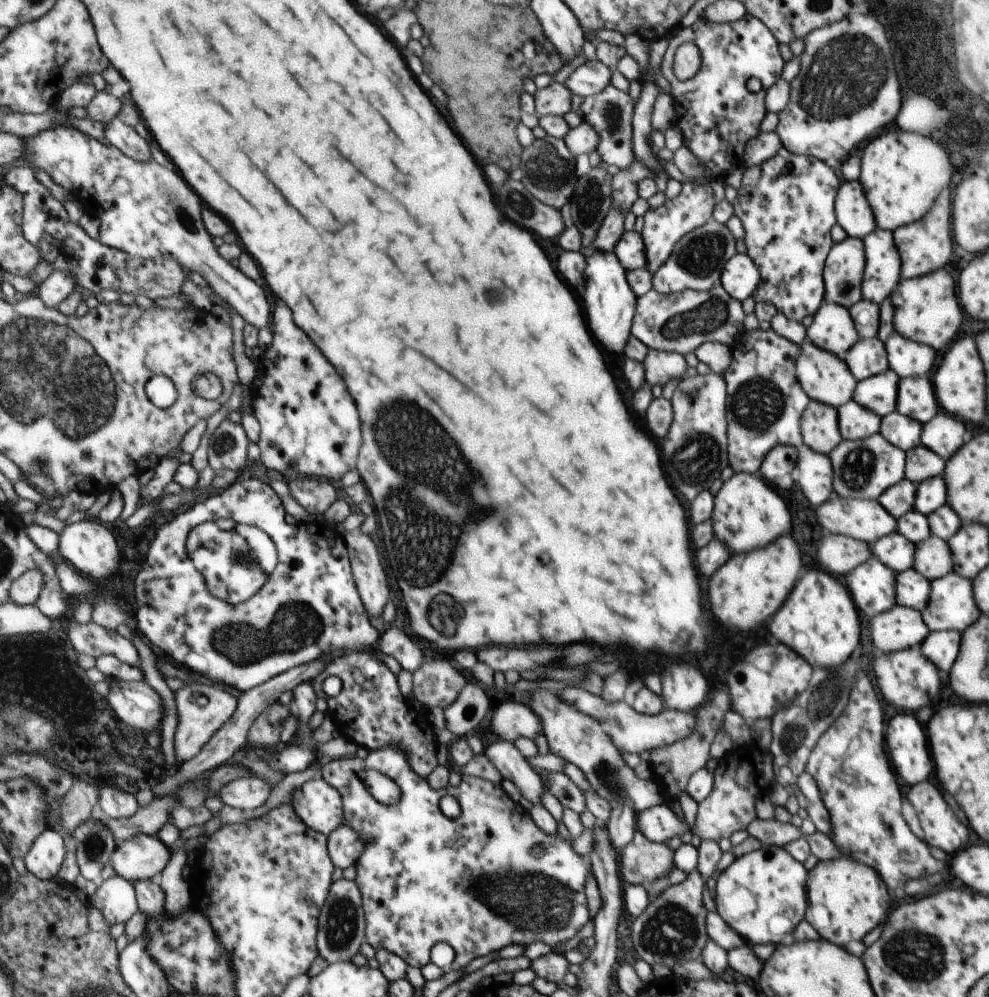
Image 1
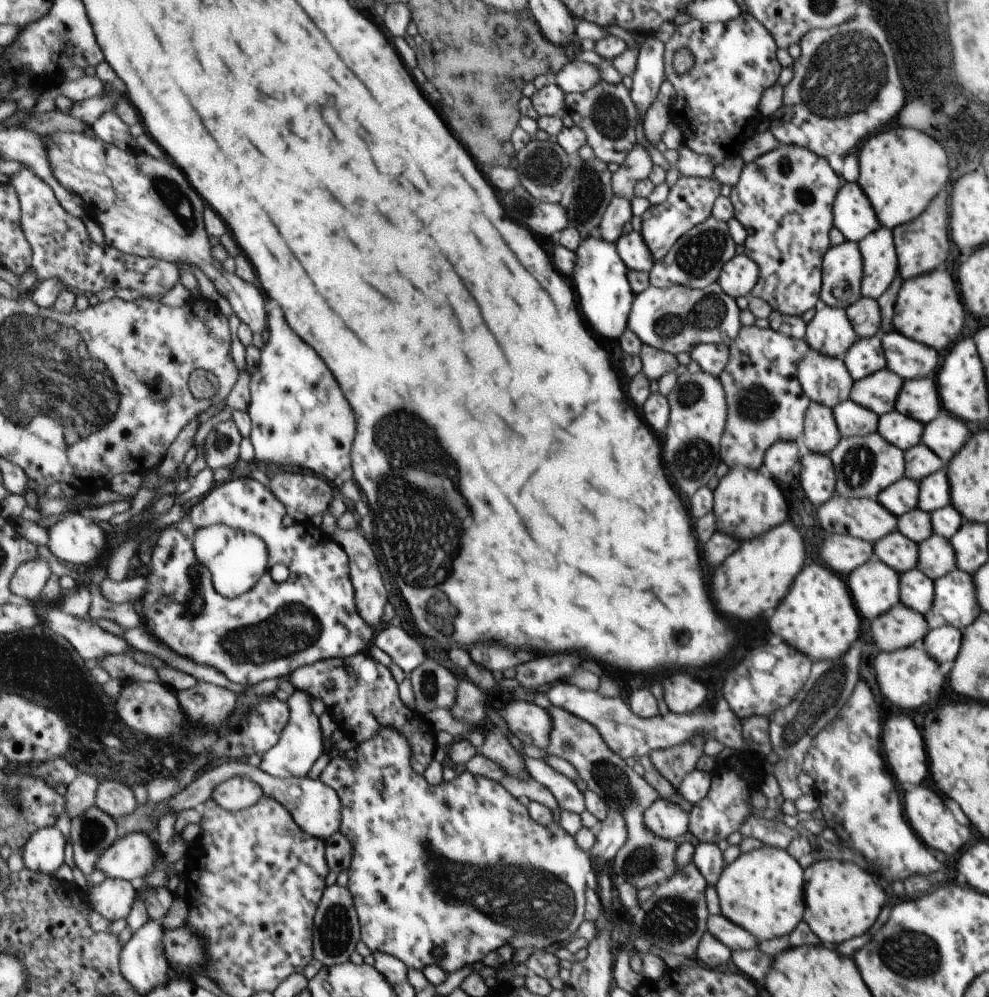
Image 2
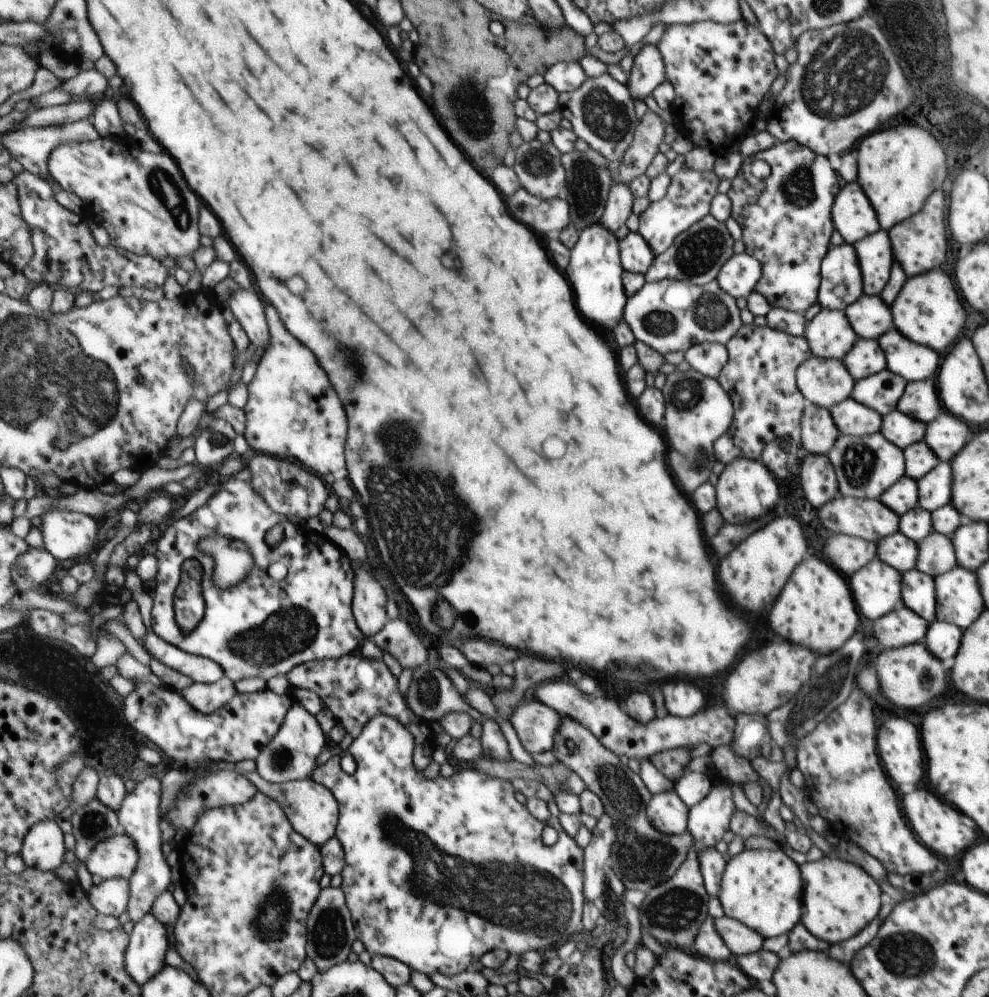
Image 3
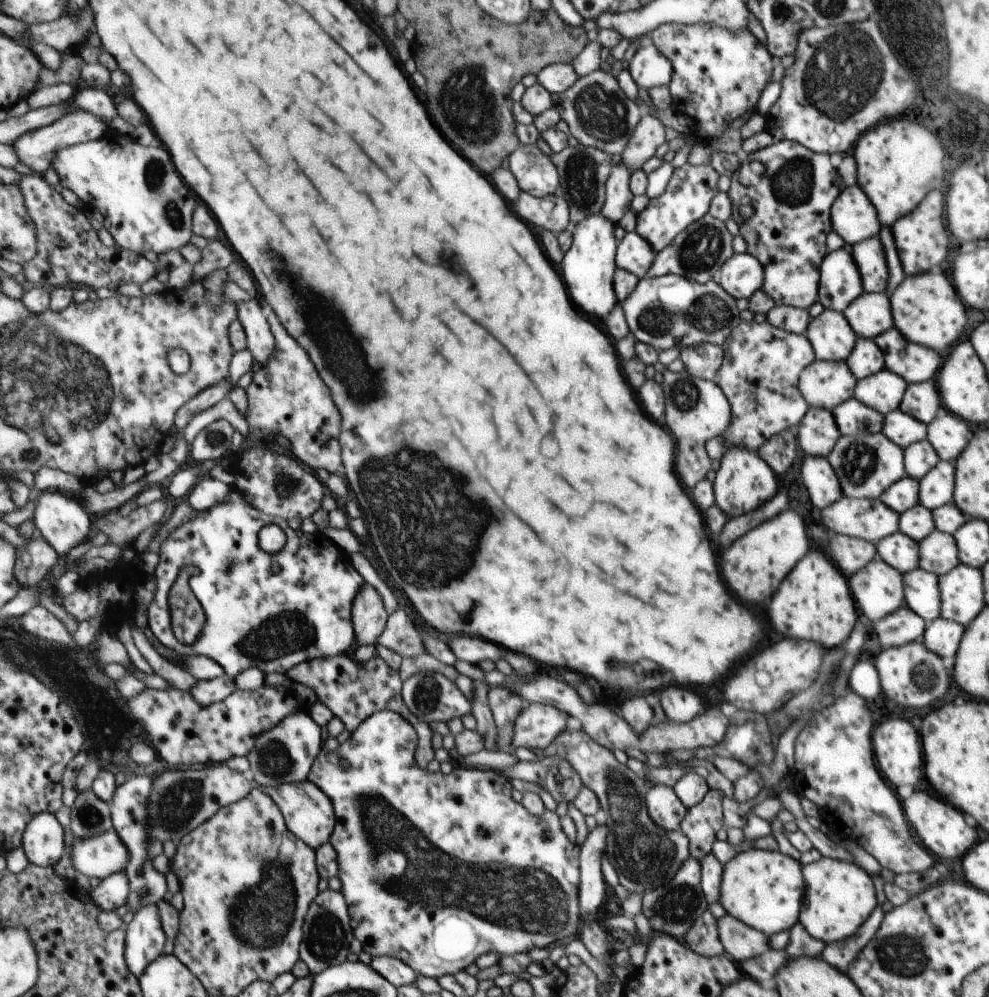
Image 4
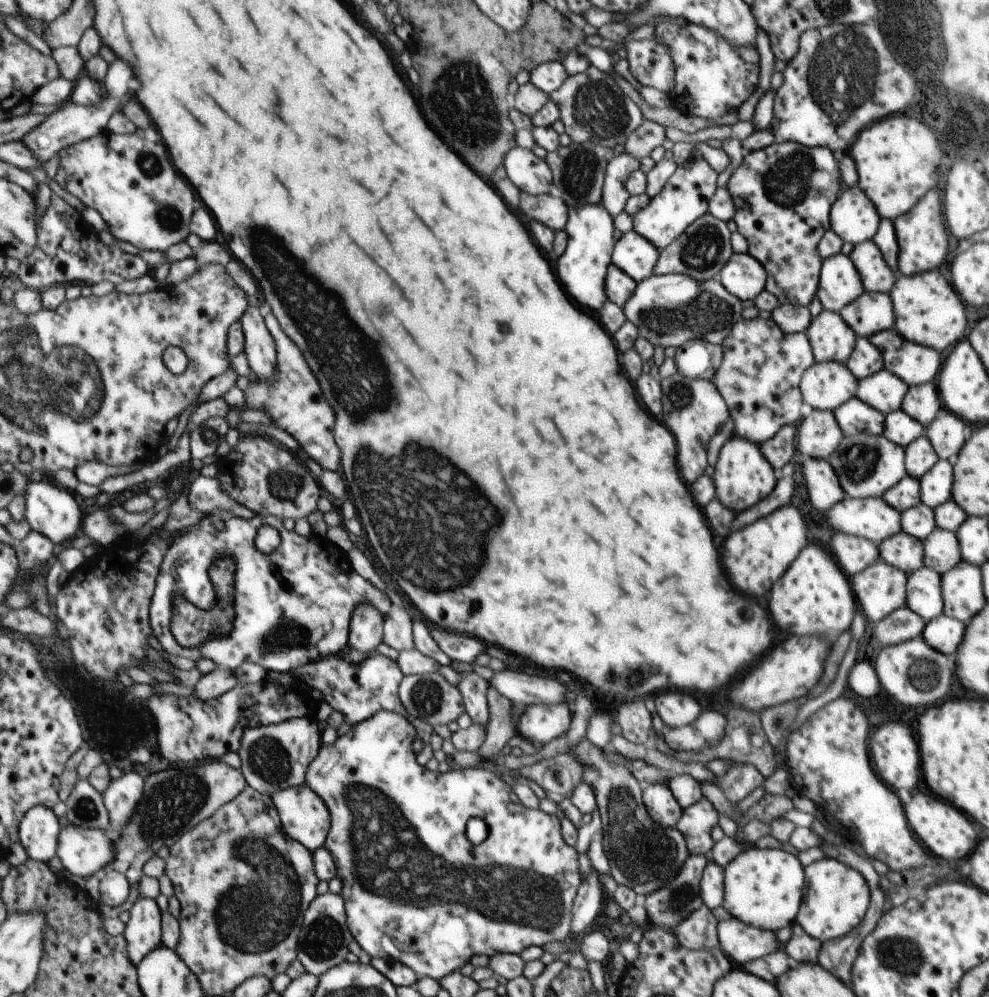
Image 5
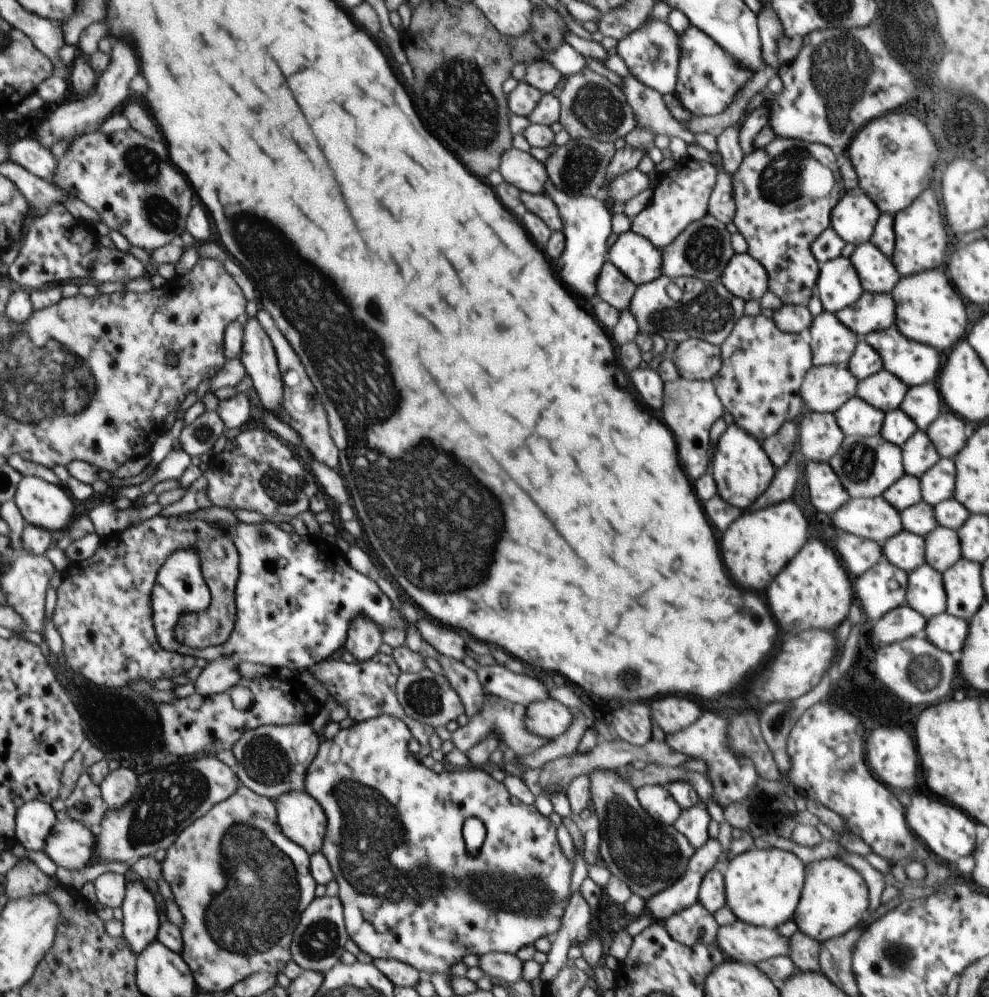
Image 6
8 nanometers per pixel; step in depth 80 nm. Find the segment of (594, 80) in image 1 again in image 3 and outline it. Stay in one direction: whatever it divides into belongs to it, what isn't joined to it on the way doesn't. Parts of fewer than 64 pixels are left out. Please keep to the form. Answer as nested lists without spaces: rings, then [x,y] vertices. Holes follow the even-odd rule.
[[[579,61],[555,63],[544,72],[542,77],[551,88],[563,94],[575,91],[589,78]]]

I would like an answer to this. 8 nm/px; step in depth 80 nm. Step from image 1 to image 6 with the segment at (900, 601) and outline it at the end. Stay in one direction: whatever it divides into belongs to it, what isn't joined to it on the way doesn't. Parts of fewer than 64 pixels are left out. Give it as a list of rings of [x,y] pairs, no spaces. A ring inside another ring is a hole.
[[[927,563],[908,573],[906,604],[921,613],[926,621],[945,612],[947,596],[944,592],[942,573]]]

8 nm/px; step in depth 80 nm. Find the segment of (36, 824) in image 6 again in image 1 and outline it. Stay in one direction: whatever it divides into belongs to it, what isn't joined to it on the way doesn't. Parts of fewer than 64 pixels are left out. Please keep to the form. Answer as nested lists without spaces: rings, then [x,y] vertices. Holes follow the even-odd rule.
[[[48,829],[35,840],[31,852],[24,859],[26,868],[41,880],[59,877],[61,866],[65,863],[66,838],[57,829]]]

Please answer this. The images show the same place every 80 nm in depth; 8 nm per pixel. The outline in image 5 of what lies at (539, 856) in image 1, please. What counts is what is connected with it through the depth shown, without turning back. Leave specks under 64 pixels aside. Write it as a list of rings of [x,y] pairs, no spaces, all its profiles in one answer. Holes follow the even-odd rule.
[[[377,711],[361,723],[351,726],[332,745],[323,745],[317,758],[309,767],[306,784],[319,796],[325,799],[332,812],[332,828],[325,843],[334,856],[338,866],[338,877],[342,880],[345,904],[348,912],[348,925],[357,944],[372,959],[379,957],[386,960],[401,961],[416,973],[417,978],[429,977],[438,981],[445,975],[459,968],[477,955],[497,955],[511,953],[518,955],[529,946],[543,946],[554,940],[563,941],[569,934],[569,922],[572,922],[572,900],[575,890],[580,886],[581,878],[577,872],[577,852],[562,839],[560,820],[555,815],[547,814],[540,809],[528,809],[521,803],[509,800],[509,786],[489,770],[467,768],[450,770],[446,773],[429,771],[415,762],[411,744],[415,740],[413,725],[400,714],[391,711]],[[470,818],[482,820],[486,826],[486,837],[483,842],[473,846],[465,834],[465,823]]]

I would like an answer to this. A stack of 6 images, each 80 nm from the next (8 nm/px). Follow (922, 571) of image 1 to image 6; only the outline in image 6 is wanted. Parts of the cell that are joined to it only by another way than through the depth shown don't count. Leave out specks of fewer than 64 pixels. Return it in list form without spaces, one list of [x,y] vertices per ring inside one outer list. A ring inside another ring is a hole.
[[[937,525],[931,534],[924,536],[924,559],[937,572],[942,573],[961,558],[959,534],[953,529],[943,528]]]

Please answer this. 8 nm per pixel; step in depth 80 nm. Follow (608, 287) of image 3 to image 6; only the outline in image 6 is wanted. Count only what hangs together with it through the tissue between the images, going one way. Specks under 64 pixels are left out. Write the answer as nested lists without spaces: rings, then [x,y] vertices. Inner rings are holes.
[[[545,185],[545,194],[549,195],[557,205],[562,222],[561,232],[564,234],[563,254],[555,262],[557,274],[573,292],[577,292],[579,298],[589,300],[596,294],[596,280],[600,276],[601,267],[607,260],[608,247],[607,236],[611,234],[611,221],[609,210],[597,197],[569,196],[563,191],[558,191],[554,185]]]

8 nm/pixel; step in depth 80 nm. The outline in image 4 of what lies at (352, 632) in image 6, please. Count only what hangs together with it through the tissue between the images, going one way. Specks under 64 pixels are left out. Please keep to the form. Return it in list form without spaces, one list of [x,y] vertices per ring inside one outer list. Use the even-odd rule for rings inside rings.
[[[370,584],[361,586],[352,606],[352,619],[357,635],[357,646],[376,644],[376,640],[384,632],[385,610],[380,593]]]

